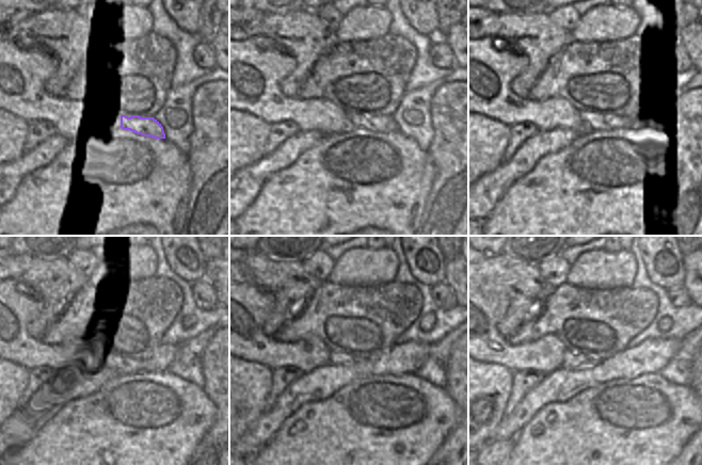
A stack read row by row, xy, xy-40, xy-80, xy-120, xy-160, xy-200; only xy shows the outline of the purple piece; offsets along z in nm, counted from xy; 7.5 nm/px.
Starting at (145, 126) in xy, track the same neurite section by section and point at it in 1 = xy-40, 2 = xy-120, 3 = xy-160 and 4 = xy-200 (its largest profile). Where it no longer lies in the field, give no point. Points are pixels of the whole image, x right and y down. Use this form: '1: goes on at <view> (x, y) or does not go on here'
1: goes on at xy-40 (377, 123)
2: goes on at xy-120 (123, 365)
3: goes on at xy-160 (335, 357)
4: goes on at xy-200 (571, 361)

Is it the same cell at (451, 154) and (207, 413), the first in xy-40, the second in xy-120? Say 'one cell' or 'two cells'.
two cells

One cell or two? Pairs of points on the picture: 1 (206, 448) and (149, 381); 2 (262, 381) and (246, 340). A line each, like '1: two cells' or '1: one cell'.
1: two cells
2: two cells

